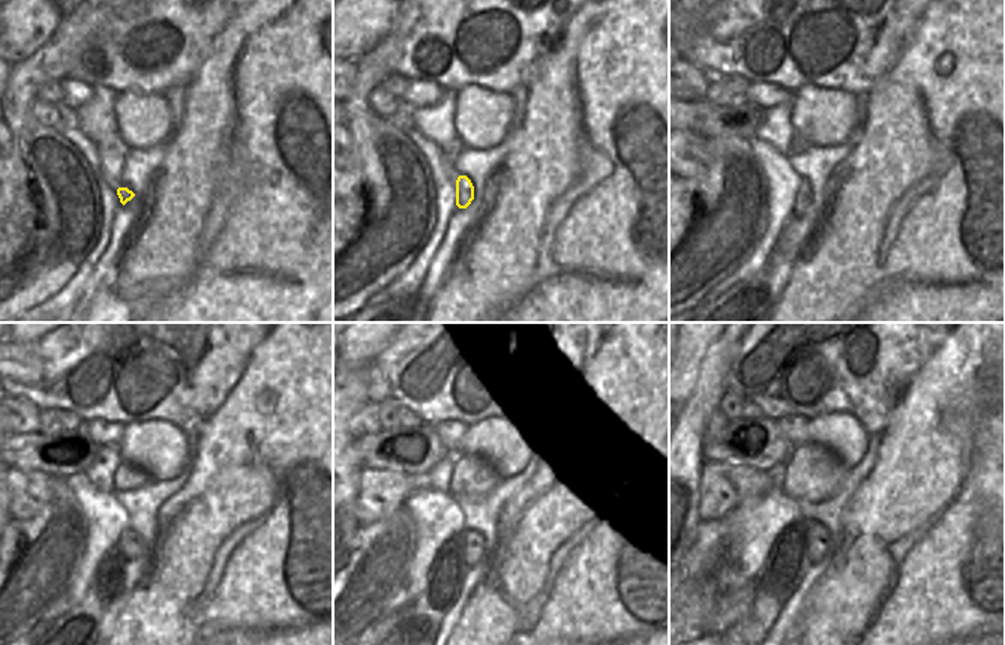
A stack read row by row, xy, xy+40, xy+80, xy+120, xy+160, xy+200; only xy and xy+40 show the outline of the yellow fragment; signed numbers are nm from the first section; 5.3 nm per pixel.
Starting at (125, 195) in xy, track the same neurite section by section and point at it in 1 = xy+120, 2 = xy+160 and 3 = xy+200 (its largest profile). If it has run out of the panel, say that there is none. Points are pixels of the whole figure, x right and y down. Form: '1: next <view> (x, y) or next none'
1: next xy+120 (131, 545)
2: next xy+160 (473, 545)
3: next xy+200 (819, 546)

